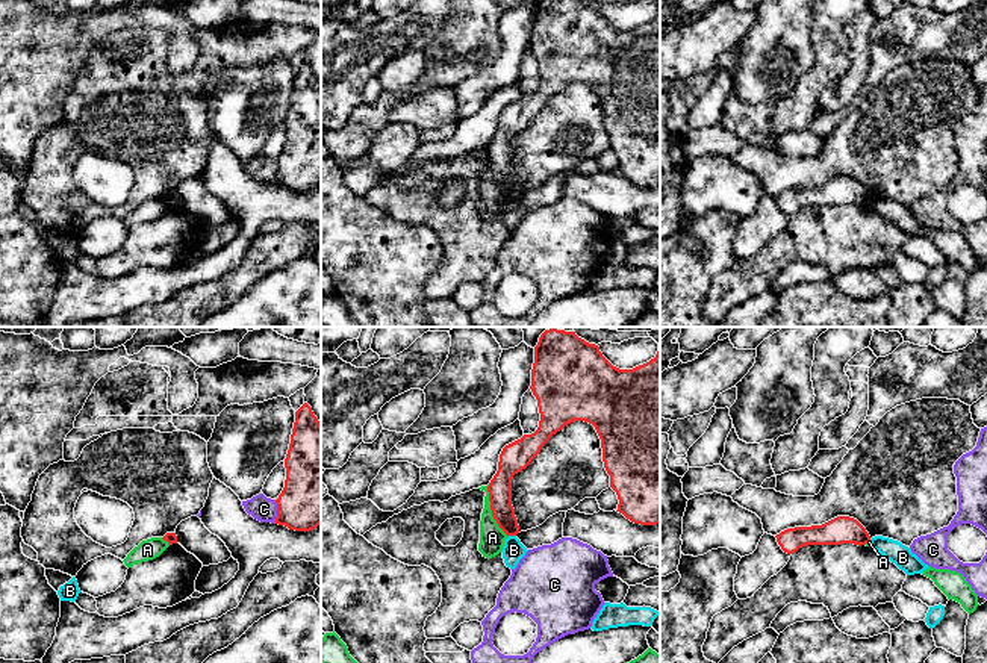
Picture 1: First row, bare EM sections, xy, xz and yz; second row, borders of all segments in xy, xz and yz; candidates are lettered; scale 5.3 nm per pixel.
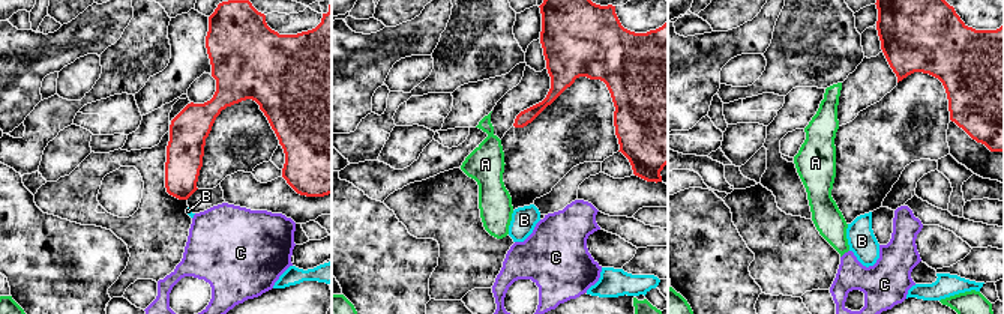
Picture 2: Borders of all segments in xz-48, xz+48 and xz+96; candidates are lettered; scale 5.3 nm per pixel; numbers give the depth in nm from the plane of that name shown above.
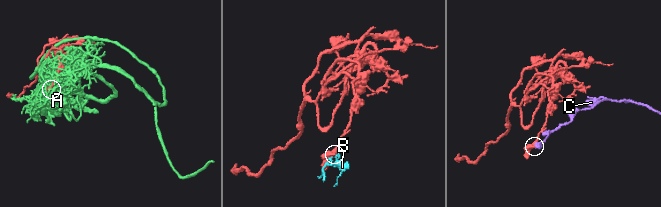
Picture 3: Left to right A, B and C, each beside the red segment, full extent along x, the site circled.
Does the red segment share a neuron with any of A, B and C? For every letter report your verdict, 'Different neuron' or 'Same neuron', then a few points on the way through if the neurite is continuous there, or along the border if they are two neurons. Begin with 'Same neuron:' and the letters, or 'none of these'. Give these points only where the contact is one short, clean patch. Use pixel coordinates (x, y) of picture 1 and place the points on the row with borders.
Same neuron: none of these
A: Different neuron
B: Different neuron. Boundary: xz (509, 535), (515, 536)
C: Different neuron. Boundary: xy (274, 500), (276, 522)

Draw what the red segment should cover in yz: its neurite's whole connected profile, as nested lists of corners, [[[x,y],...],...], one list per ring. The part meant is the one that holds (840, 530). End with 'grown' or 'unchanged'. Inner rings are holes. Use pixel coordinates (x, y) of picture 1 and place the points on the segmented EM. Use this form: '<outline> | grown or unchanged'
[[[837,516],[822,525],[787,528],[775,536],[781,549],[787,554],[796,552],[807,545],[866,545],[870,536],[854,518]]] | unchanged

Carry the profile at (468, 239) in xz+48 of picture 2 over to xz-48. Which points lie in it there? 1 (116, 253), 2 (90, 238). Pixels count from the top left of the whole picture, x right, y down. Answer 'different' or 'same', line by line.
1: different
2: different

